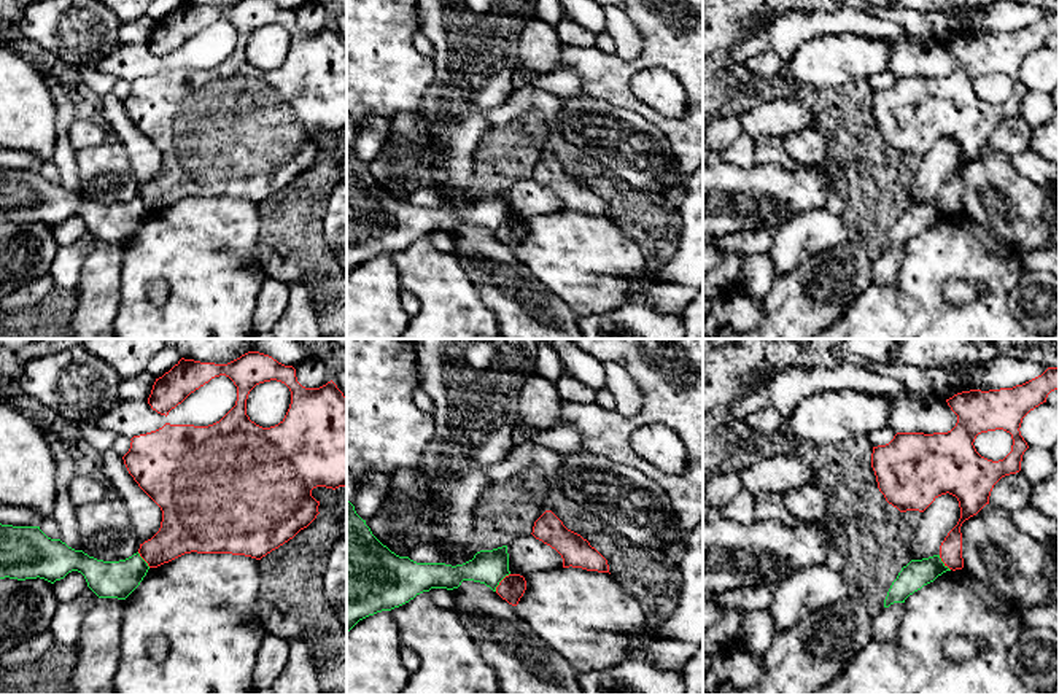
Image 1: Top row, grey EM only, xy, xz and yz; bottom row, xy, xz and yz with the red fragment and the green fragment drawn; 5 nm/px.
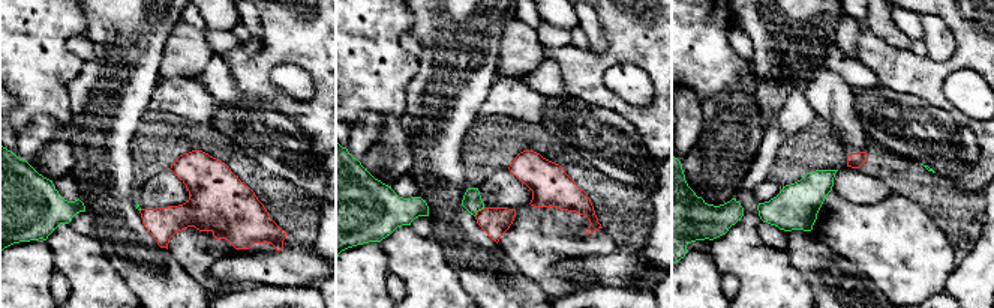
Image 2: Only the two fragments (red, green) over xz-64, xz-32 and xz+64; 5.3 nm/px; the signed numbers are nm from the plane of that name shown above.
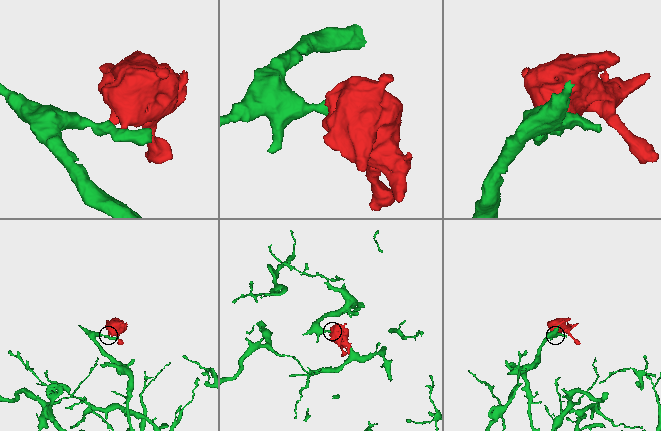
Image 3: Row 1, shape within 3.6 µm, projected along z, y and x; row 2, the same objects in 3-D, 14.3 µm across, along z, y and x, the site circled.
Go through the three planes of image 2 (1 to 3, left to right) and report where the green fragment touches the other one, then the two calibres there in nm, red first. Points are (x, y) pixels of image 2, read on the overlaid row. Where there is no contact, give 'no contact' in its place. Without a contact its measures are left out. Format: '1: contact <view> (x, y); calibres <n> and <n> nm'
1: no contact
2: contact xz-32 (479, 211); calibres 160 and 100 nm
3: no contact

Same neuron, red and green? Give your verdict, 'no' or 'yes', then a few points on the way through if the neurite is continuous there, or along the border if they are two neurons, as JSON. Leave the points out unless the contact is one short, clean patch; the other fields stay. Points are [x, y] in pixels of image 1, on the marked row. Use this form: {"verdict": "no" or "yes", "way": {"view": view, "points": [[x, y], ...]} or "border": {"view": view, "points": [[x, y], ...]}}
{"verdict": "no"}

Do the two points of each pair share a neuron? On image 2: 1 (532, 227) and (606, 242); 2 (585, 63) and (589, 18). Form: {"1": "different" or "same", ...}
{"1": "same", "2": "different"}

